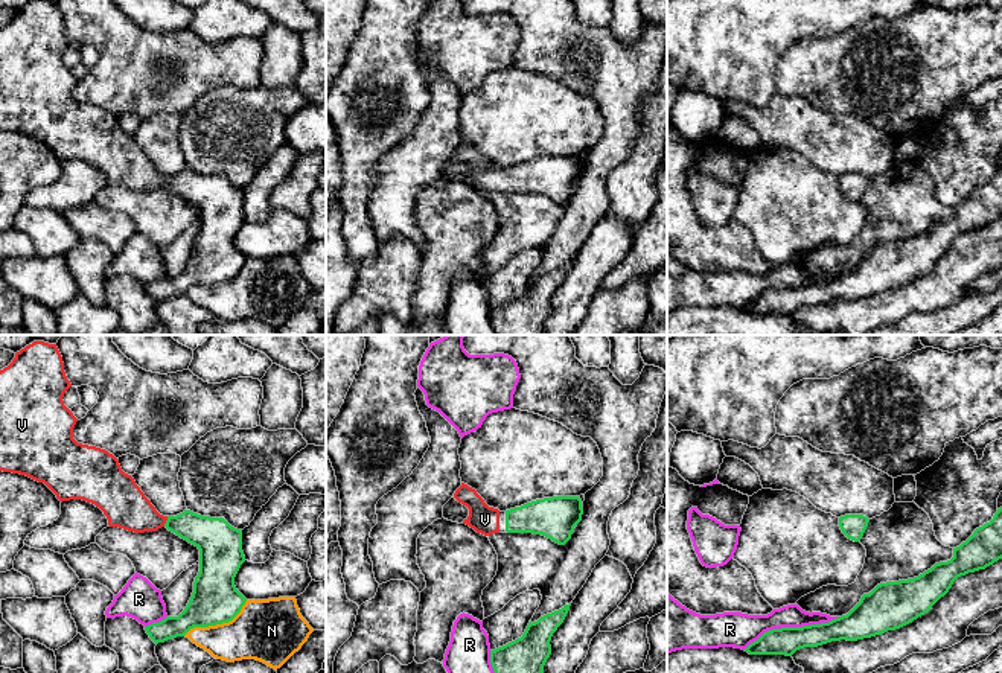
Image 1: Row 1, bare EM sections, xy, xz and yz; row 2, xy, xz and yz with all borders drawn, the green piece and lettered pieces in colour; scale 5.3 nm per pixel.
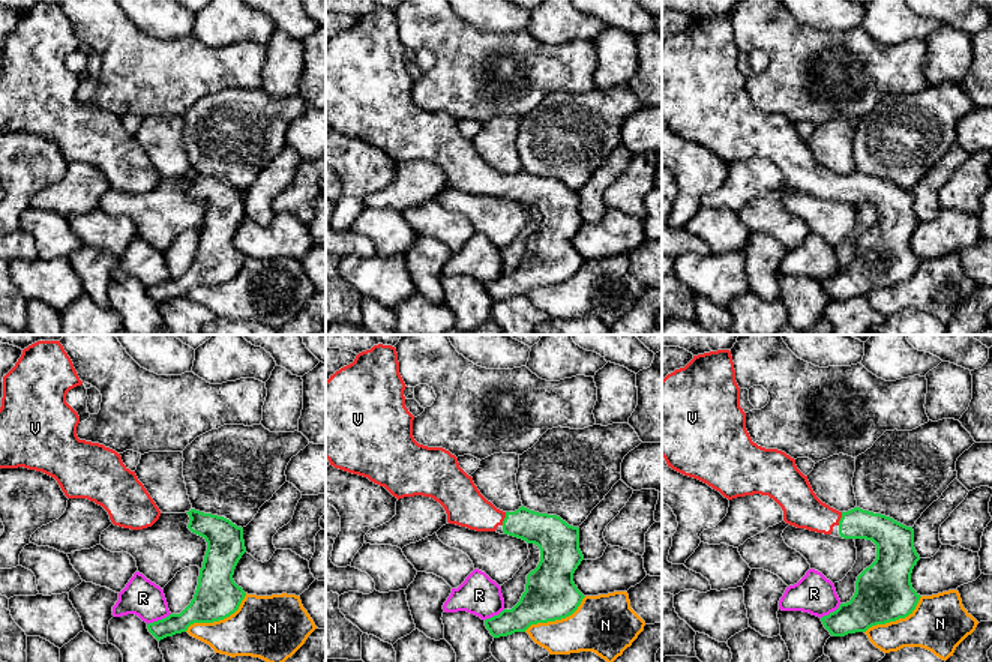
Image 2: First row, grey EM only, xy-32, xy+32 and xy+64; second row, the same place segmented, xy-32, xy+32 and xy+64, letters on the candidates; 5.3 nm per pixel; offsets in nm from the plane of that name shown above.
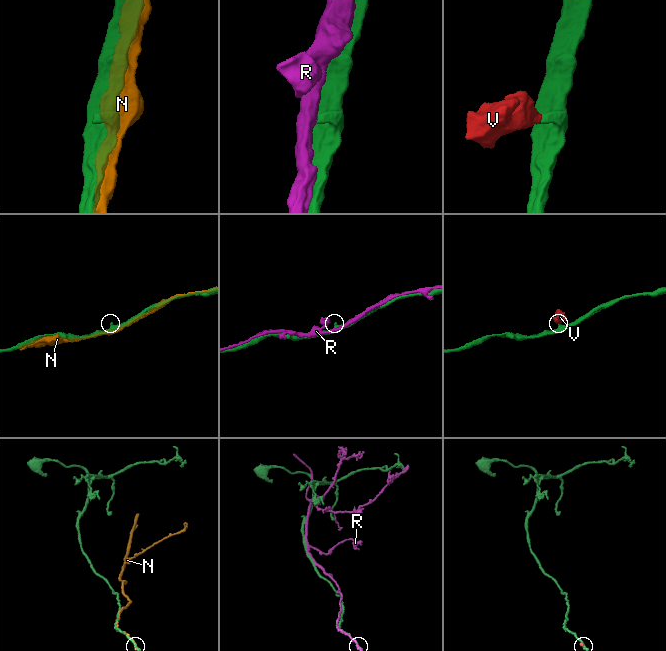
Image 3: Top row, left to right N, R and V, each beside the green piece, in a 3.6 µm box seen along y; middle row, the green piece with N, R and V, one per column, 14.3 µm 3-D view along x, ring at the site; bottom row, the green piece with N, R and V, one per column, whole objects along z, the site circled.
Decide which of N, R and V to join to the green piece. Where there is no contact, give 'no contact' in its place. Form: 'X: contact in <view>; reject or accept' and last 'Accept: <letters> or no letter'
N: contact in xy; reject
R: contact in yz; reject
V: contact in xy; accept
Accept: V

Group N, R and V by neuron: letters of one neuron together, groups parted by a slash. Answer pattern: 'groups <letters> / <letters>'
groups N / R / V

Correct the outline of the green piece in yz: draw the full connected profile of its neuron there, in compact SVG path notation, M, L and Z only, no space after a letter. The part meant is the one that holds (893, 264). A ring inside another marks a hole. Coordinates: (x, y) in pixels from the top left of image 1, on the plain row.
M1002 166L990 181L953 207L950 219L935 222L918 236L877 244L870 253L863 253L847 274L828 282L767 289L745 311L792 315L804 306L841 298L857 300L900 288L929 271L958 236L985 228L999 218L1002 218Z

